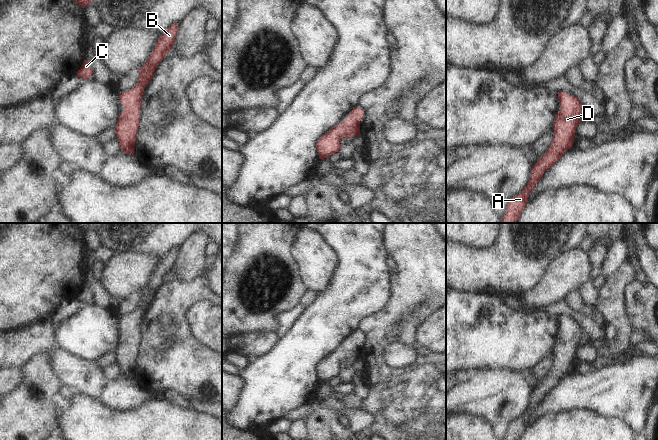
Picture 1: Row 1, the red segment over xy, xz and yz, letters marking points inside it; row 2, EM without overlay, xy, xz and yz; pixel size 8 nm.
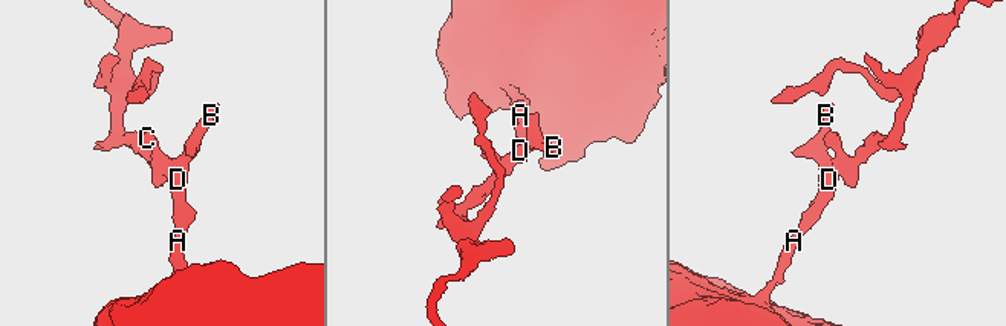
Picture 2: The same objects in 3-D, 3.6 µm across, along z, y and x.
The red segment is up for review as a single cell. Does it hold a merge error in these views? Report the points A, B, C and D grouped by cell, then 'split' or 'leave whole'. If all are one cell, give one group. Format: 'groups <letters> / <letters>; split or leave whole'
groups A B C D; leave whole

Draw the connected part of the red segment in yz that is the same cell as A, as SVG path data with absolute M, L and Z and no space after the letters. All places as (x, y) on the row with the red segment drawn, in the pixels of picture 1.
M565 91L558 92L558 99L561 111L556 114L554 119L551 145L532 166L527 186L521 193L508 200L508 207L501 218L501 223L517 223L520 214L528 203L527 199L531 190L540 181L543 173L553 166L574 143L576 127L584 109L578 97Z

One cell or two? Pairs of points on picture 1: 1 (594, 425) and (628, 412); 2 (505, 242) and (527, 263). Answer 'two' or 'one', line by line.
1: two
2: one

